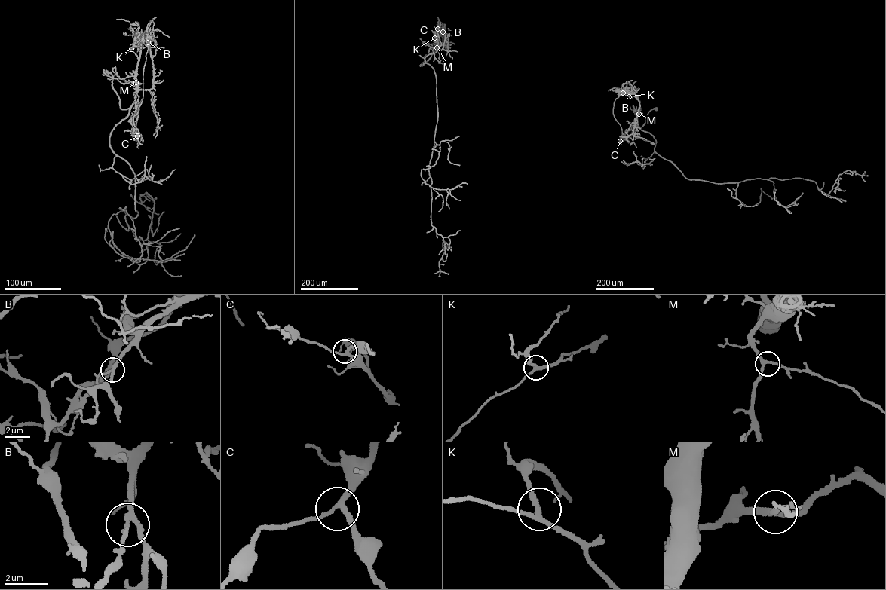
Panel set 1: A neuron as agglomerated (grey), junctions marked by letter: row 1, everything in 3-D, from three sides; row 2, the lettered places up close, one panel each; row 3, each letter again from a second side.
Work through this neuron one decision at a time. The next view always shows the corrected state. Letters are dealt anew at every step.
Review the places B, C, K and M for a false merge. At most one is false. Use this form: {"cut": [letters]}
{"cut": ["B"]}

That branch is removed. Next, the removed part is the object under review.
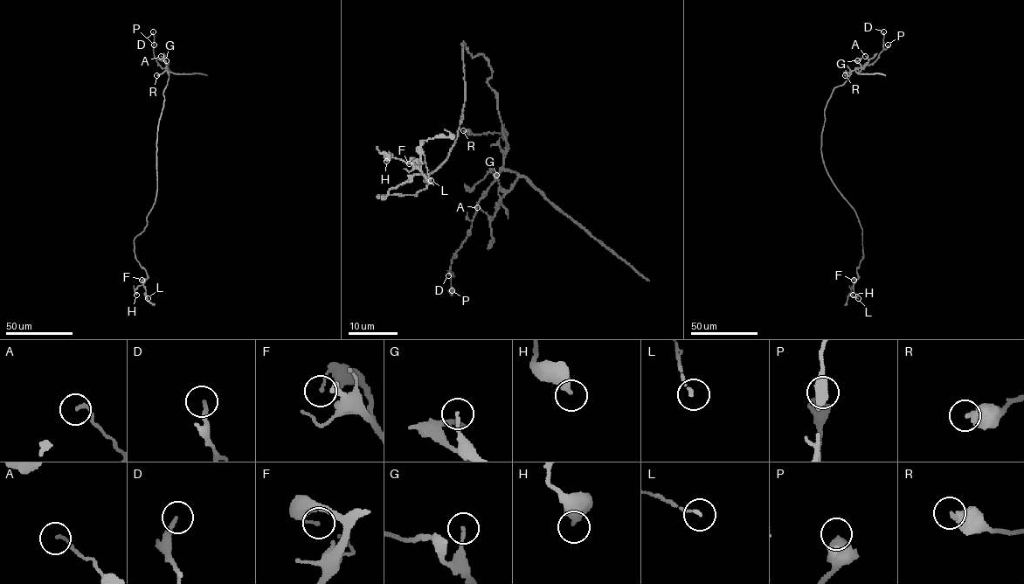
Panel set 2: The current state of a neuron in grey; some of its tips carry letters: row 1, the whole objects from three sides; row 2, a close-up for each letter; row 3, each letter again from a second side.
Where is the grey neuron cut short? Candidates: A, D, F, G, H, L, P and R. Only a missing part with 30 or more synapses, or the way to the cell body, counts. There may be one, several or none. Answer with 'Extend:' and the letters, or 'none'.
Extend: none

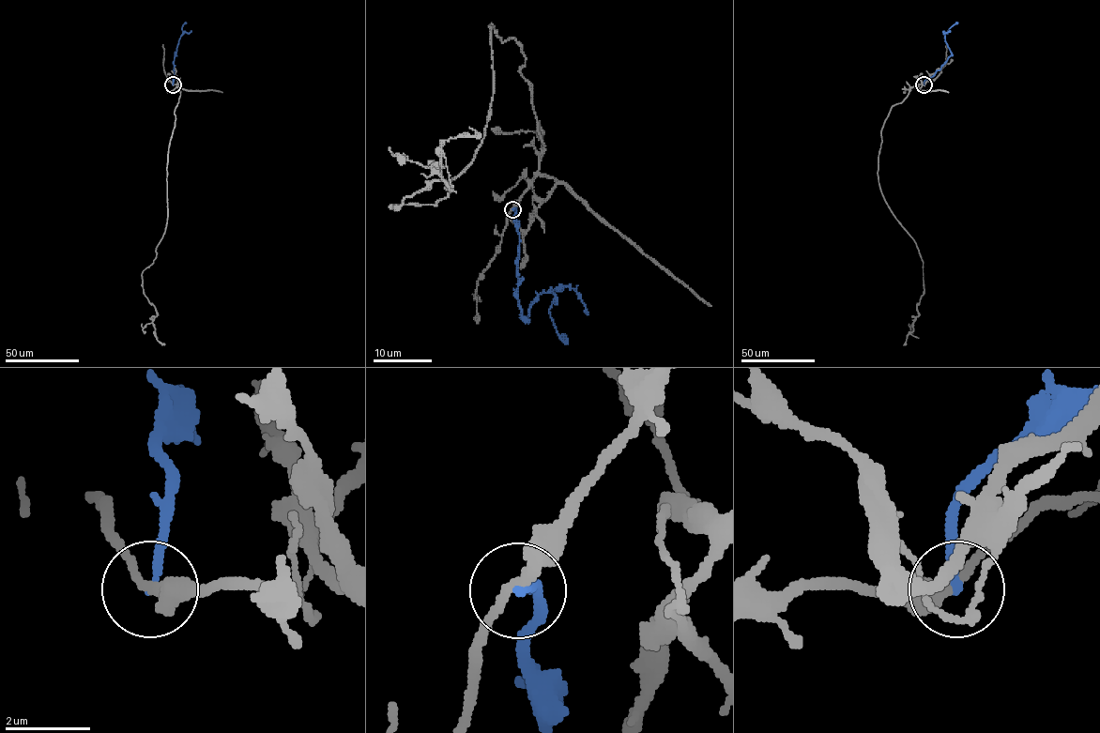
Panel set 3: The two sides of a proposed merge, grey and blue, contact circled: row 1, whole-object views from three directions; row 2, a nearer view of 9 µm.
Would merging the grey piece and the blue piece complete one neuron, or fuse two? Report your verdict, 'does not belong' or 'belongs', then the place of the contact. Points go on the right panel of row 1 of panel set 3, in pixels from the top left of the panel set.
does not belong; at (924, 84)

